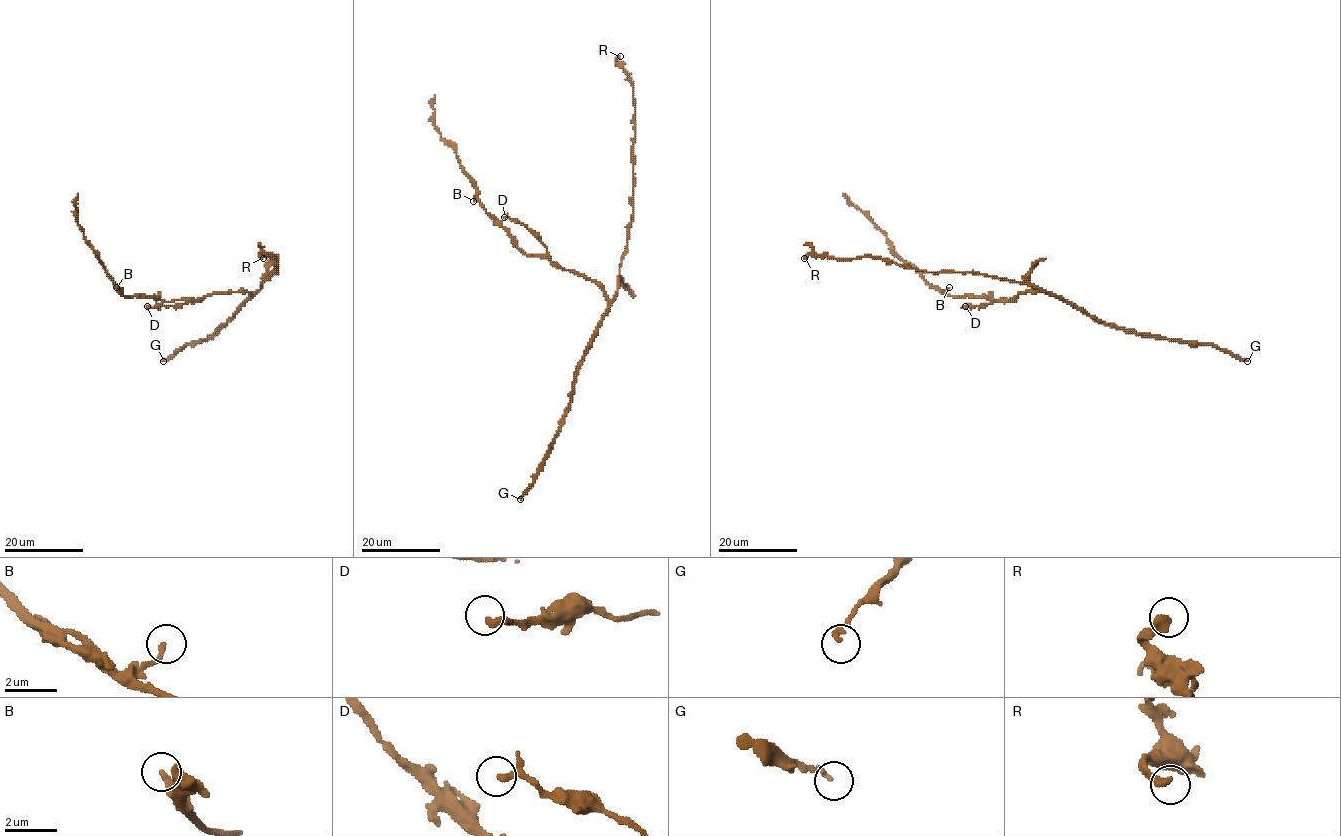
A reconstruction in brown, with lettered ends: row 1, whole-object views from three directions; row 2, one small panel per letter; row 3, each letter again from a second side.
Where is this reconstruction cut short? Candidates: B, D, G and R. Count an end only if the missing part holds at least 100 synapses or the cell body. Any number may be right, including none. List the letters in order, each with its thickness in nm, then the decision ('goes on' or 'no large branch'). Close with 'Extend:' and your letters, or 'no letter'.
B: 200 nm | no large branch
D: 180 nm | no large branch
G: 180 nm | no large branch
R: 340 nm | no large branch
Extend: no letter

